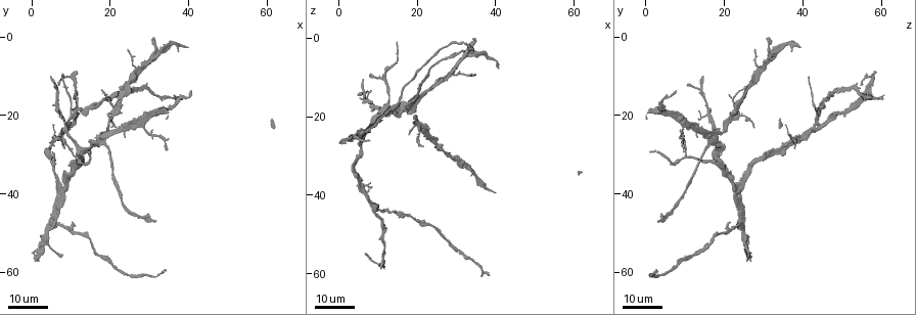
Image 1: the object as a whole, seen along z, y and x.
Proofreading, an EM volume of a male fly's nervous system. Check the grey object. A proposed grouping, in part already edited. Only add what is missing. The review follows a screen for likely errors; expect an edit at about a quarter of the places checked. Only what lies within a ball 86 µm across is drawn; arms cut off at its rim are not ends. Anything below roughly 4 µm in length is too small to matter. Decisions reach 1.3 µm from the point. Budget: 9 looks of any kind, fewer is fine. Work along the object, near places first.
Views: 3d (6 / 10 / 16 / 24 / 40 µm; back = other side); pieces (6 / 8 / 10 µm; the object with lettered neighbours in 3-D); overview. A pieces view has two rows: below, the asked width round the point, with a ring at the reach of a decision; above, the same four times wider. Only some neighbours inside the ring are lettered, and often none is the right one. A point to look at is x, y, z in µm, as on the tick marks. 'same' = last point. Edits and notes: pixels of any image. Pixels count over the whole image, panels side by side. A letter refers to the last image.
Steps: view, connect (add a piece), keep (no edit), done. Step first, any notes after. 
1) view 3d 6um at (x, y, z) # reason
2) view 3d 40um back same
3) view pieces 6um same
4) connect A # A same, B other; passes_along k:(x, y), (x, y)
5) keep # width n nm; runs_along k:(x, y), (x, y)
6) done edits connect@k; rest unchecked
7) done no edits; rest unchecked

view 3d 24um at (1.0, 57.0, 26.0) # an open end

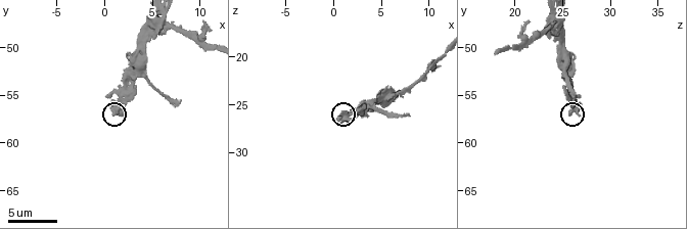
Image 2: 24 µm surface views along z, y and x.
view pieces 6um at (1.2, 57.0, 25.8)

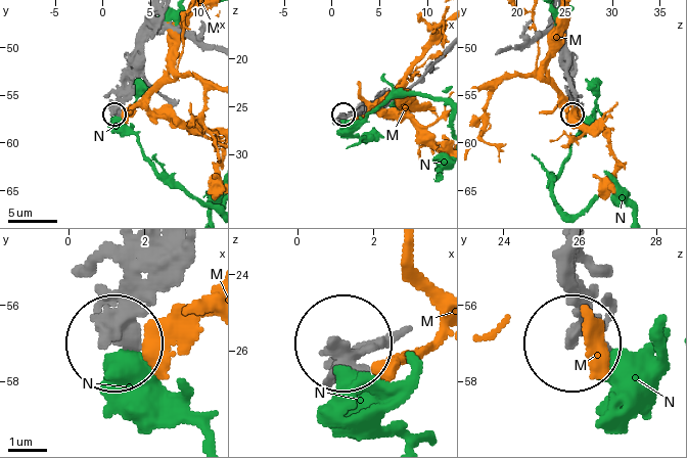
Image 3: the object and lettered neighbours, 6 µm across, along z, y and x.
keep # width 350 nm; M other, N other; no lettered piece goes on from it

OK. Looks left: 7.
view 3d 24um at (33.5, 60.0, 3.0) # end of a long branch

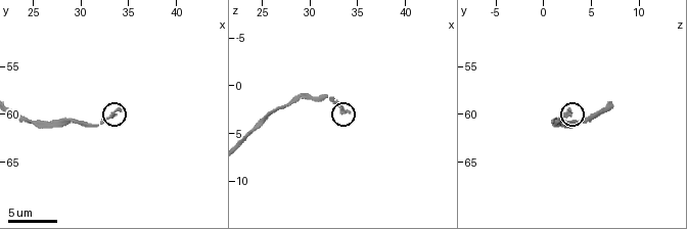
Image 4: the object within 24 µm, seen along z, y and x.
view pieces 10um at (34.0, 59.2, 2.8) # what lies round it

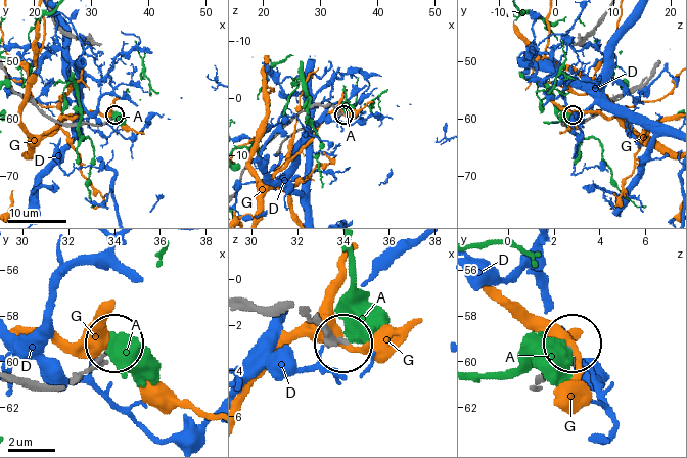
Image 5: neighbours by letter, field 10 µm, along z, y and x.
keep # A other, D other, G other; runs_along 5:(247, 311), (301, 306), (339, 338); none of them fits

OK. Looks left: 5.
view 3d 24um at (15.0, 29.5, 1.5)

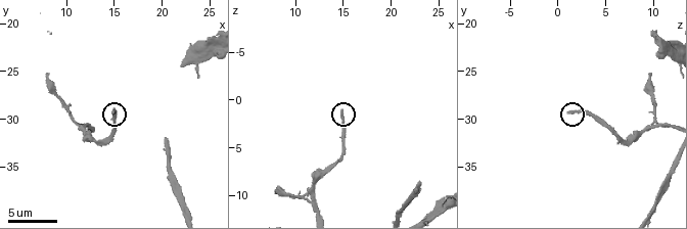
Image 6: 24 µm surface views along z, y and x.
view pieces 6um at (14.8, 29.4, 1.2)

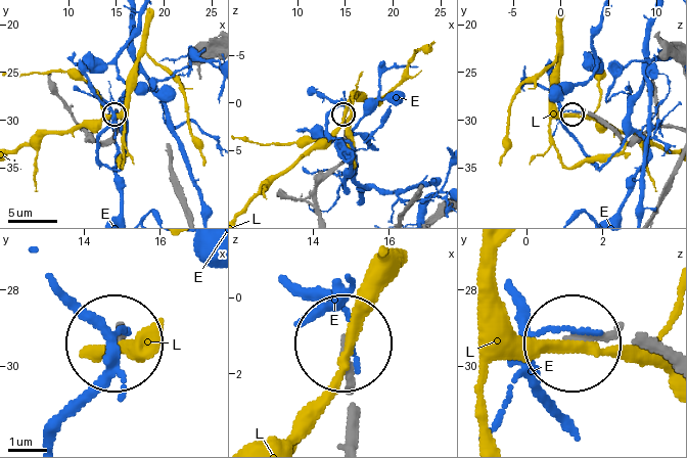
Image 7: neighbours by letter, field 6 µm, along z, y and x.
keep # E other, L other; runs_along 7:(350, 439), (344, 345); none of them fits

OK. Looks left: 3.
view 3d 24um at (31.5, 47.0, 3.0) # end of a long branch

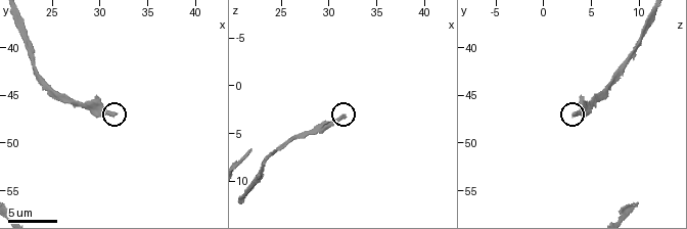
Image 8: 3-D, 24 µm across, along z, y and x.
view pieces 10um at (31.6, 46.8, 3.2)

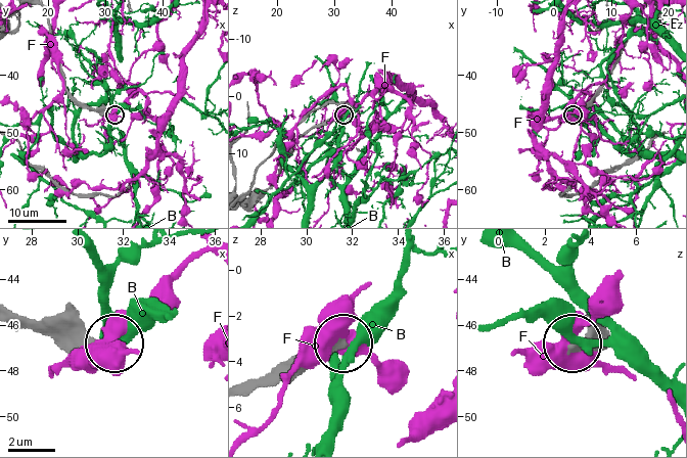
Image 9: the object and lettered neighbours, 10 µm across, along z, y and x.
keep # B other, F other; no lettered piece goes on from it

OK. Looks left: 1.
done no edits; rest unchecked

